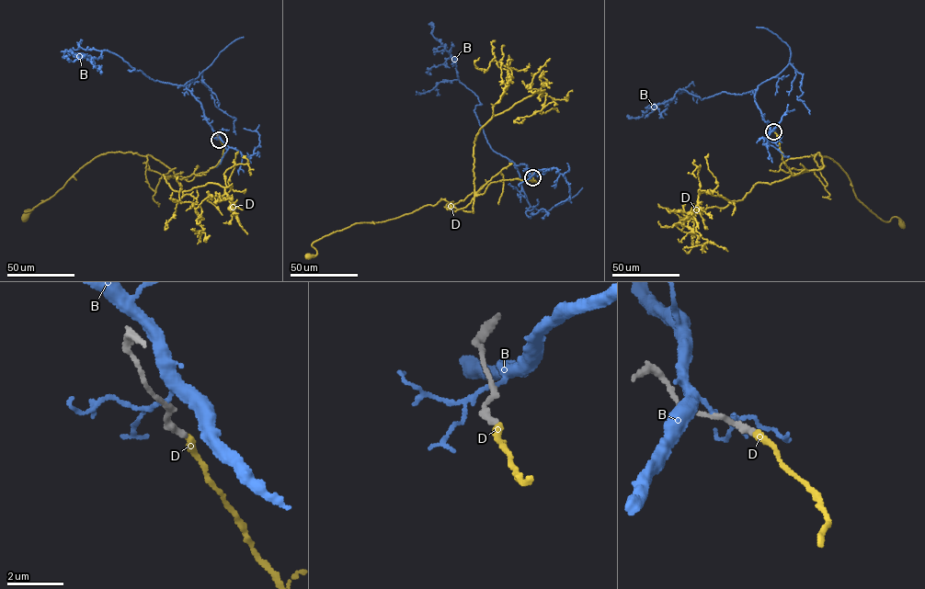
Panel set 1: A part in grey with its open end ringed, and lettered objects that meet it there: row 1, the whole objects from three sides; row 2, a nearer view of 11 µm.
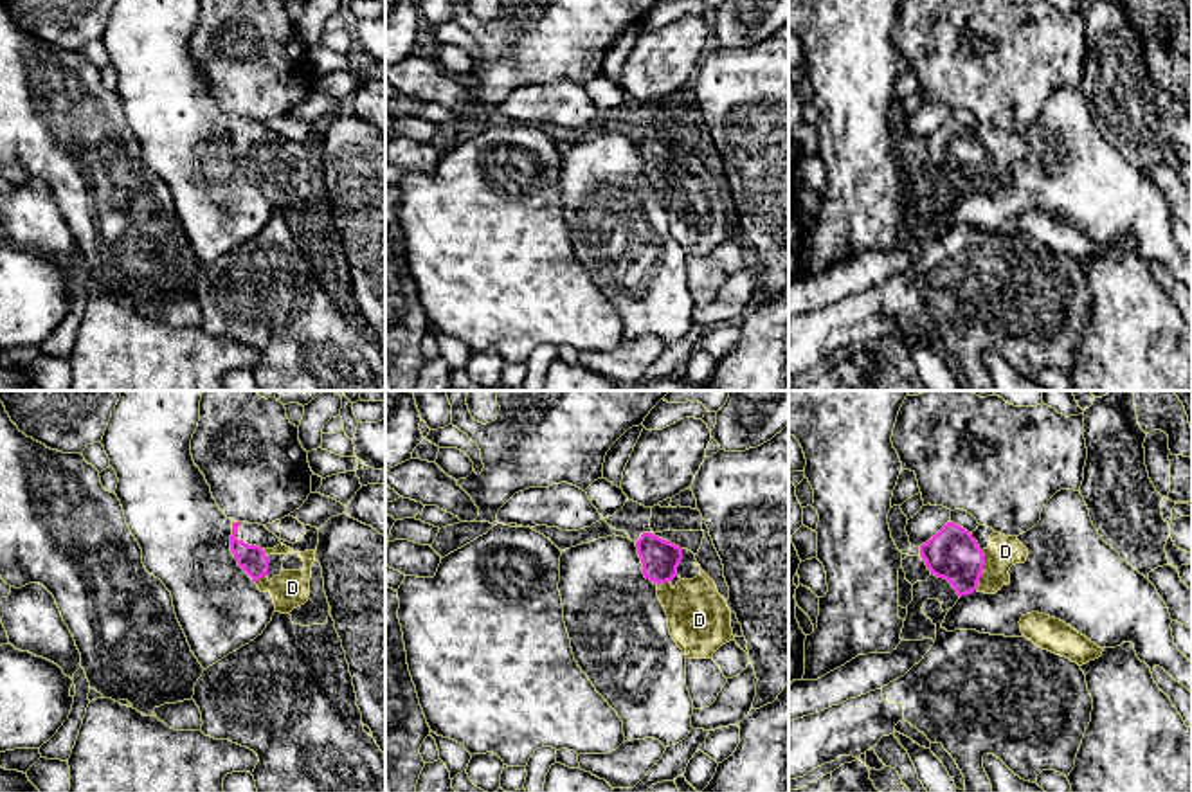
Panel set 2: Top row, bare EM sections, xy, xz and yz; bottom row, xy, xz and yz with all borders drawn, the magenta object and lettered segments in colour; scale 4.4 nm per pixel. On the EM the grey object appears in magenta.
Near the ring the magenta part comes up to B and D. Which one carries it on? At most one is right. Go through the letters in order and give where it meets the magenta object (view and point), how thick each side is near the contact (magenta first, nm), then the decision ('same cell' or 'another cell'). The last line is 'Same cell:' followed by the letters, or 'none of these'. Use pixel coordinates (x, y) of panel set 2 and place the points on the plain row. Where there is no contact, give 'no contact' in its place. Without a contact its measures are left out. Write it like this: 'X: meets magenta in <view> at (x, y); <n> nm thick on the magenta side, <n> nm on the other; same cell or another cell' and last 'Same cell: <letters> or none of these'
B: no contact; another cell
D: meets magenta in yz at (982, 168); 220 nm thick on the magenta side, 140 nm on the other; same cell
Same cell: D

